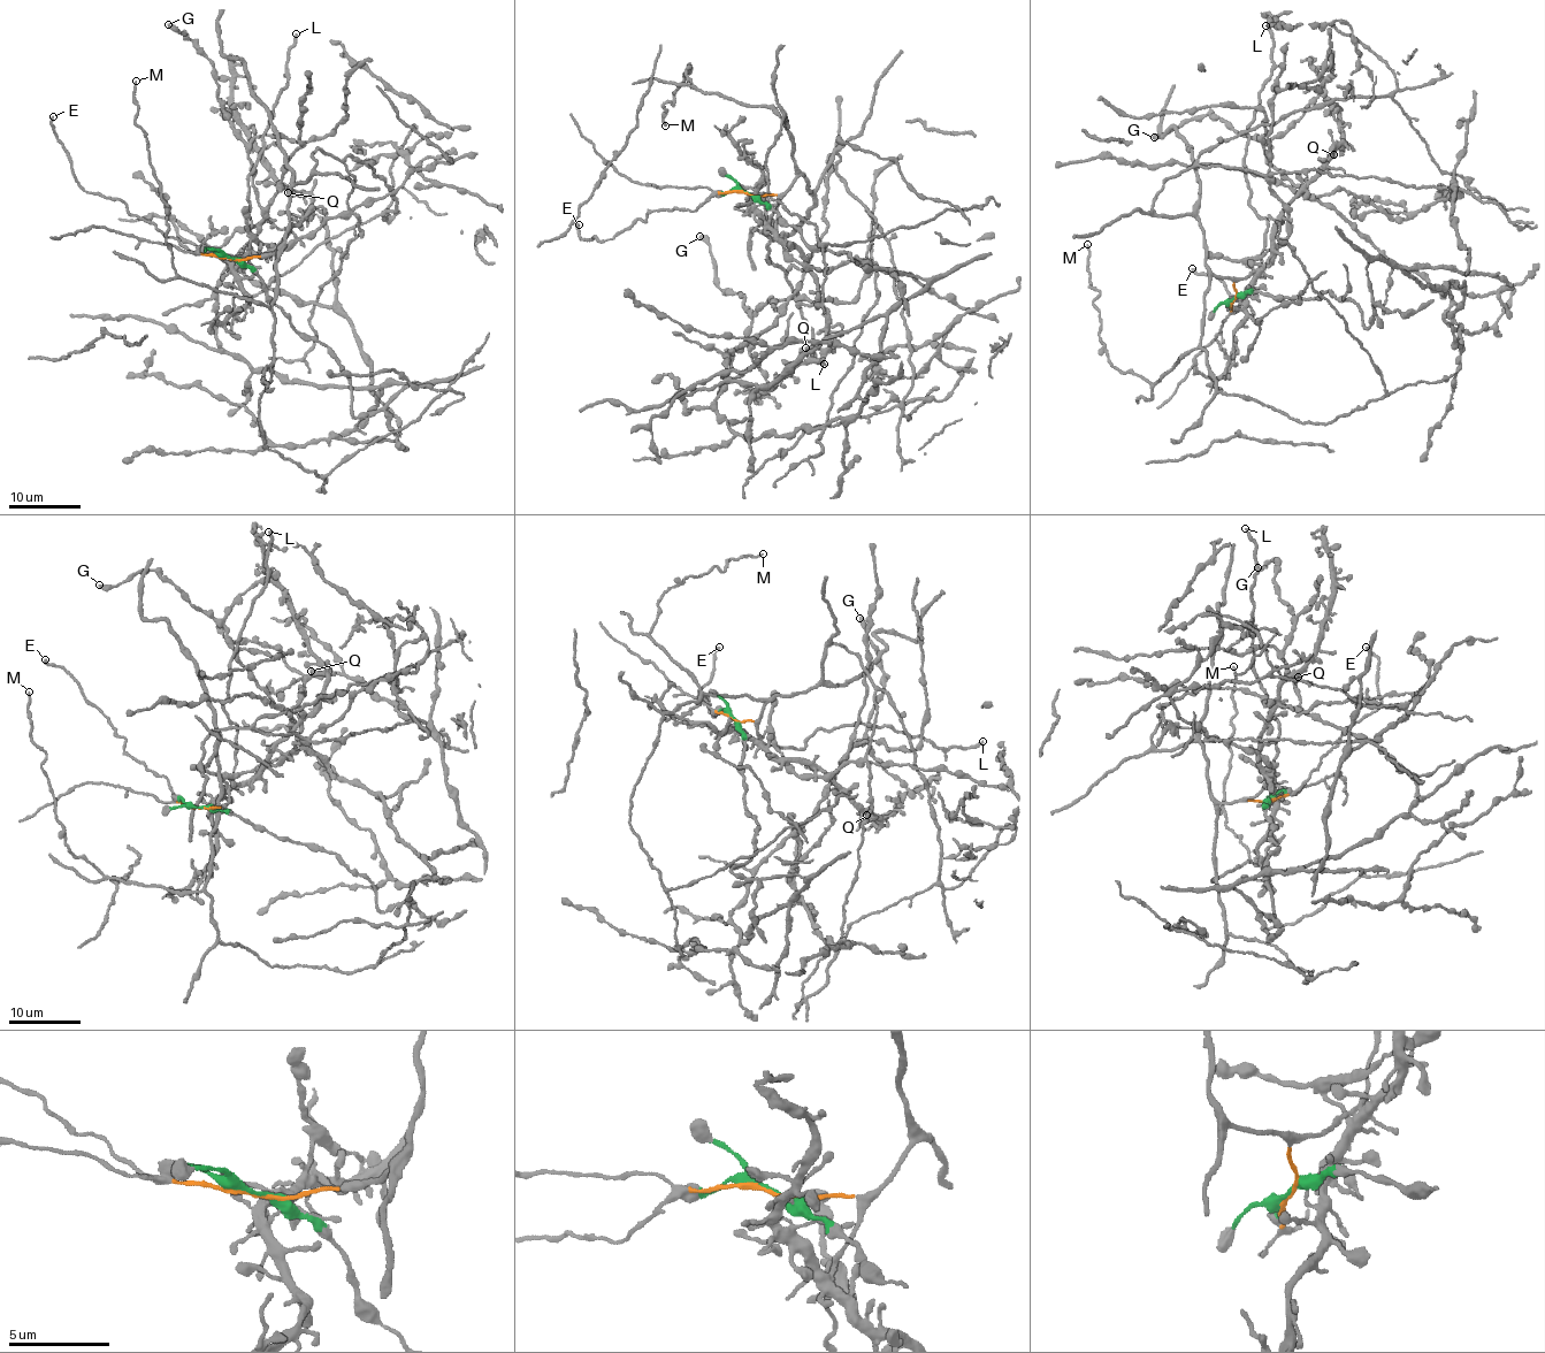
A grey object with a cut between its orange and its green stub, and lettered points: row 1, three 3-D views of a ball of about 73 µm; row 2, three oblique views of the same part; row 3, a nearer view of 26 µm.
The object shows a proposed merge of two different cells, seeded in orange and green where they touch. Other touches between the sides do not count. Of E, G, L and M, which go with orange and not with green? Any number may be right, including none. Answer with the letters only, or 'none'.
E, L, M

